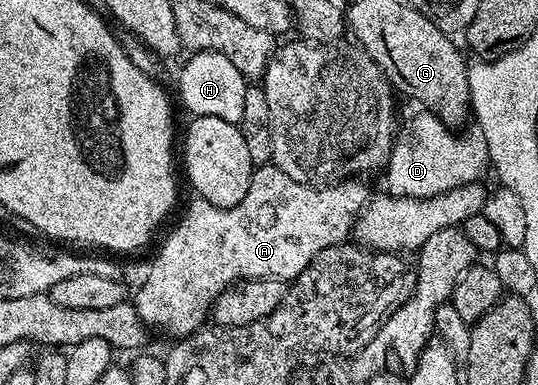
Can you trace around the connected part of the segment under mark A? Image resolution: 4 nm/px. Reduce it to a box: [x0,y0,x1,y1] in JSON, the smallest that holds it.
[132,163,368,339]

